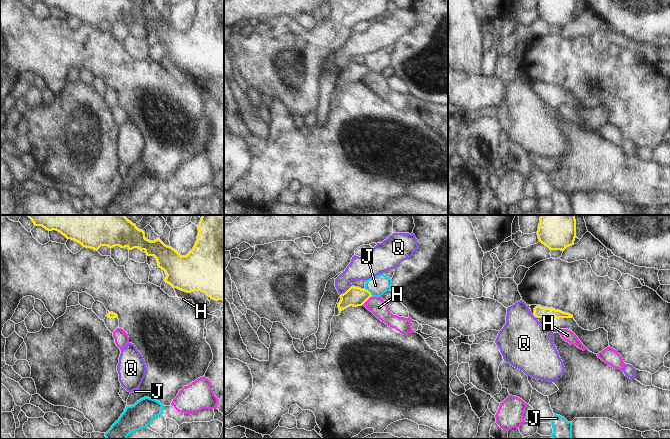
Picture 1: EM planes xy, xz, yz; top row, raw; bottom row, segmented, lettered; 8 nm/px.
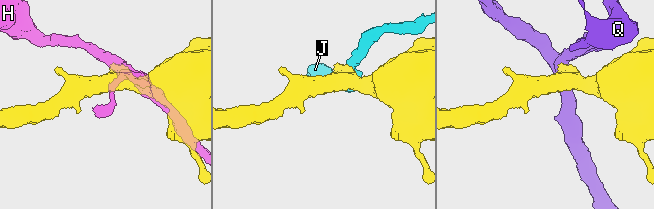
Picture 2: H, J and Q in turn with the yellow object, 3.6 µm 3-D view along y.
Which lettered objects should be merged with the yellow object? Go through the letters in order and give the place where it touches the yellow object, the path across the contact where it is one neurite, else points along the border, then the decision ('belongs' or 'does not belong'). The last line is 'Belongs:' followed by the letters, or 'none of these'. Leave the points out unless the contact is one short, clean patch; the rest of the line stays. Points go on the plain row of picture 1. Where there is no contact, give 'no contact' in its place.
H: meets yellow in xz at (366, 76); border along xz (371, 72), (362, 80); does not belong
J: meets yellow in xz at (369, 68); border along xz (364, 64), (372, 72); does not belong
Q: meets yellow in xz at (346, 67); border along xz (351, 61), (340, 71); does not belong
Belongs: none of these

